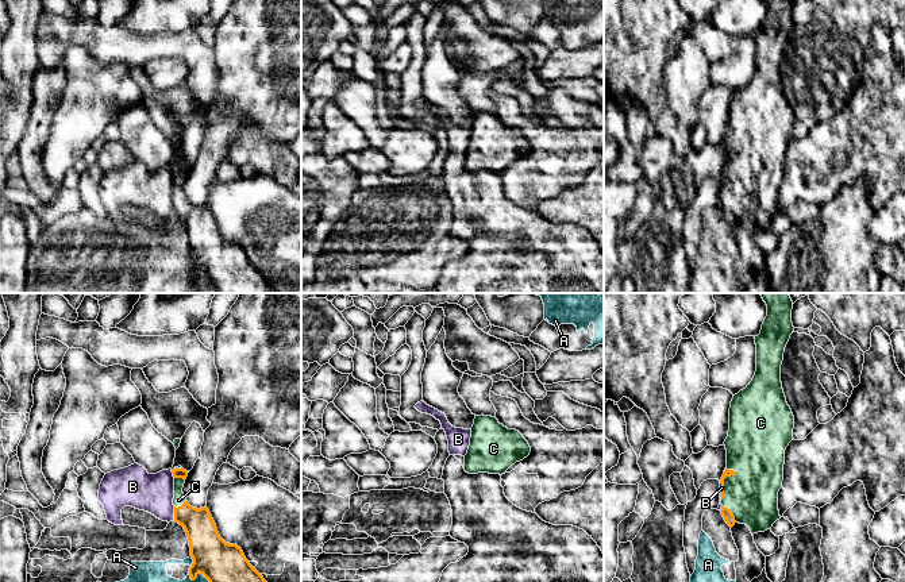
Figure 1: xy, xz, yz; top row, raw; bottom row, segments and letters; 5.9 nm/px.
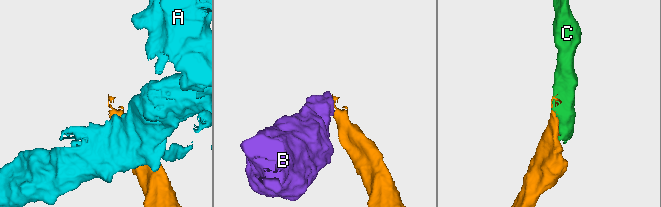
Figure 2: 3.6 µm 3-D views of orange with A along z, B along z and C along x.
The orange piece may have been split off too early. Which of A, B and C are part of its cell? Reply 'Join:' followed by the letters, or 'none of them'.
Join: C

